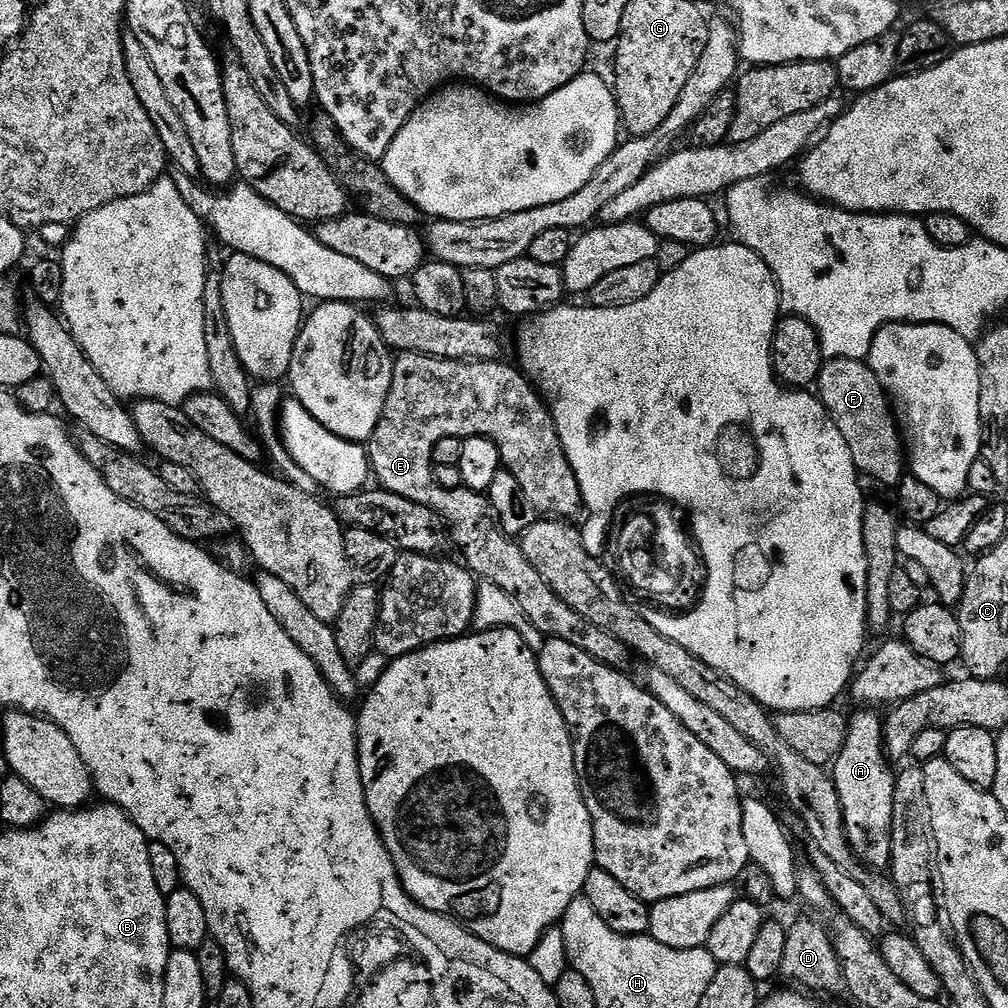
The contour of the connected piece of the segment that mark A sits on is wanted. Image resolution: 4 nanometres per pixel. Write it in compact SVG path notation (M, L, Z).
M856 710L848 721L842 750L830 768L842 802L844 830L856 859L872 870L884 870L892 862L892 819L897 773L884 751L884 722L876 710Z

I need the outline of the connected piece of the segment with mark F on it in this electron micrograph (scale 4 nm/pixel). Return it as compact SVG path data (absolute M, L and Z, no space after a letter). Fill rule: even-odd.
M838 358L837 360L825 359L820 368L820 377L814 385L820 403L828 412L828 419L838 426L842 438L846 438L846 446L850 446L850 458L854 458L854 466L861 477L877 480L880 484L899 485L906 475L906 448L902 443L902 428L898 423L897 413L887 392L884 391L882 382L870 370L870 366L863 360Z

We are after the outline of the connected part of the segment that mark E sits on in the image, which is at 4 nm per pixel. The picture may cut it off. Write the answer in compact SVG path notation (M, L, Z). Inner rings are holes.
M401 352L395 357L392 365L392 385L386 394L386 406L382 410L382 418L378 422L378 426L374 430L374 434L366 442L368 461L371 464L371 475L374 477L375 483L386 489L390 494L398 494L398 498L406 498L410 502L414 502L418 506L424 506L435 512L441 521L446 525L447 535L456 543L456 548L460 551L459 559L463 561L469 572L473 576L479 578L485 584L493 584L498 586L498 590L502 590L506 594L510 594L510 598L514 598L514 602L518 606L518 610L522 610L522 614L526 614L526 618L530 618L530 623L539 630L547 639L562 638L562 642L570 642L570 646L578 646L578 650L582 650L582 654L590 654L590 658L594 658L598 662L602 662L611 668L621 670L627 669L629 666L628 659L630 653L627 646L622 642L618 642L618 638L614 638L614 634L606 634L606 630L601 630L598 626L594 626L594 622L586 622L586 618L582 618L582 614L578 614L578 610L570 610L570 606L566 606L566 602L562 602L562 598L558 598L558 594L554 594L554 590L550 590L550 586L546 586L546 582L542 579L542 574L538 574L538 570L534 570L534 566L530 566L530 562L526 562L526 554L522 554L519 543L513 537L504 533L500 528L500 524L496 521L496 511L492 509L492 503L488 500L487 495L471 492L468 488L455 488L454 490L446 490L442 486L438 486L436 481L436 469L432 463L432 455L434 454L434 446L438 446L438 442L442 442L442 438L468 439L470 437L486 437L490 438L496 446L498 446L500 461L503 467L510 473L514 474L514 478L522 485L522 490L529 496L530 502L533 503L536 512L539 515L555 518L555 519L573 519L579 511L583 509L583 500L581 498L581 487L578 486L577 476L574 474L573 468L570 466L569 459L566 458L565 448L560 444L560 439L556 433L556 423L552 420L552 413L548 410L548 405L544 403L539 391L534 387L531 379L525 376L519 367L504 364L500 360L443 360L442 358L434 358L433 356L423 356L417 352Z

